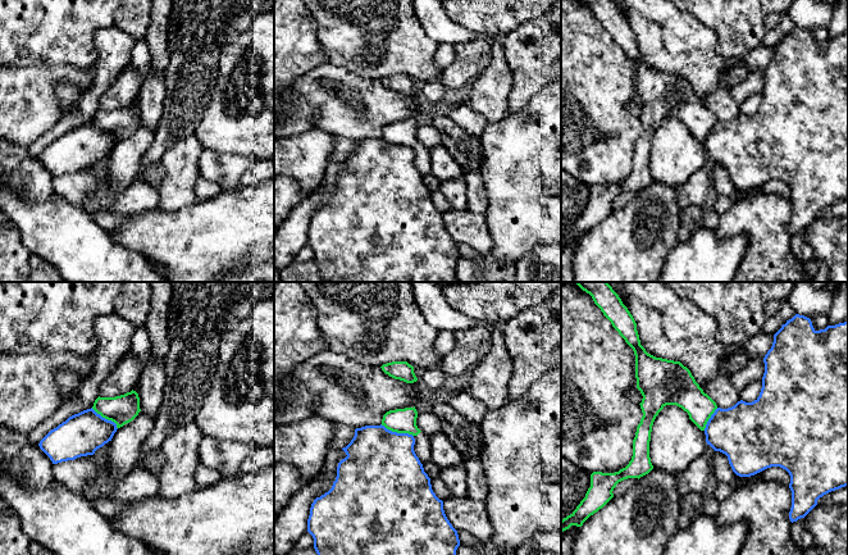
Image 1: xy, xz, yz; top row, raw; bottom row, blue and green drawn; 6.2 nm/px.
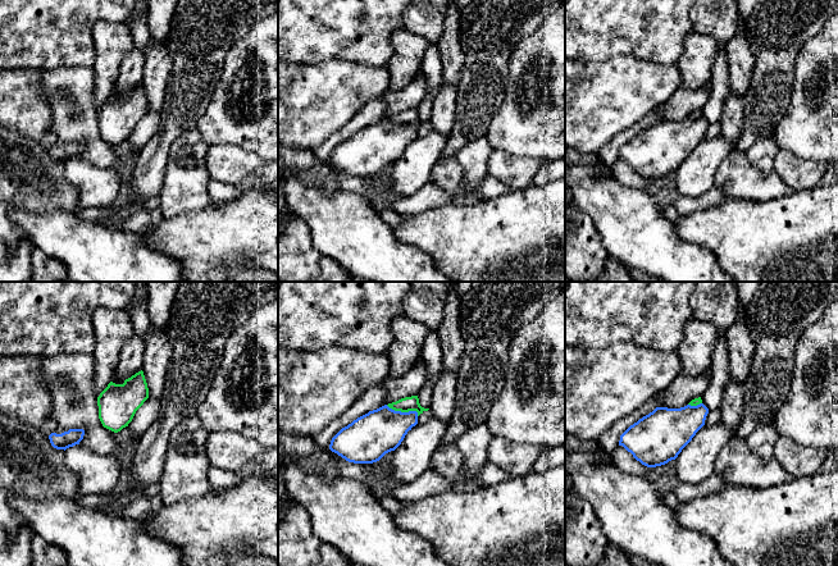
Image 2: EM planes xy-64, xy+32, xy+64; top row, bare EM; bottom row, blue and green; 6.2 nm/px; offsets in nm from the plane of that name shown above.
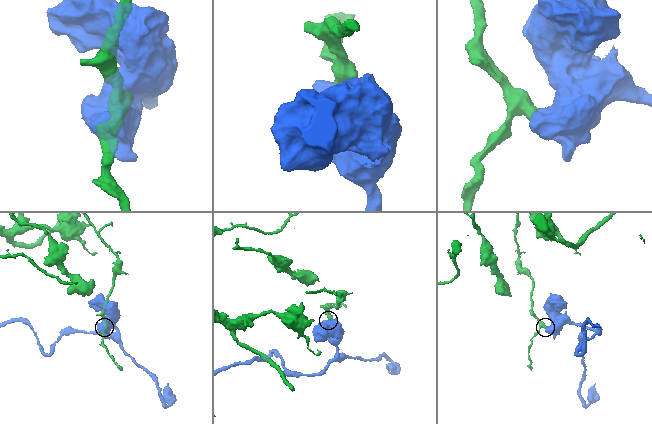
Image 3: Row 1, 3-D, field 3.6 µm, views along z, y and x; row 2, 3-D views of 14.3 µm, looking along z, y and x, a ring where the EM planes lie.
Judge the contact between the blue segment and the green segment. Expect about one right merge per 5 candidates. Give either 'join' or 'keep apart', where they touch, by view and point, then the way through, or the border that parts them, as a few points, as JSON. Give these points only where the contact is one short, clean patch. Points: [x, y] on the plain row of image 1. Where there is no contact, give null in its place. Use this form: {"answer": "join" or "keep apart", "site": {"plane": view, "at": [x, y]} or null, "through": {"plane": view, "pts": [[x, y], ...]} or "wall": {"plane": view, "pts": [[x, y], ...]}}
{"answer": "keep apart", "site": {"plane": "xz", "at": [396, 145]}, "wall": {"plane": "xz", "pts": [[381, 137], [392, 144], [407, 145], [413, 149]]}}

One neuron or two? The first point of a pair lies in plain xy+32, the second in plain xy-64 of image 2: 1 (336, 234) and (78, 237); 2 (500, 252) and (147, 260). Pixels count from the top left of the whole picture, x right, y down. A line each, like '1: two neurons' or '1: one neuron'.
1: one neuron
2: two neurons

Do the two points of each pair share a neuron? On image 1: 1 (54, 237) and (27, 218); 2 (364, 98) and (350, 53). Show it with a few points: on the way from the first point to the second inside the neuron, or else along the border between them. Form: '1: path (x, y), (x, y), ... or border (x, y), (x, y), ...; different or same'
1: path (48, 231), (45, 228), (36, 228), (33, 224); same
2: border (328, 63), (345, 67), (359, 76), (379, 80); different

